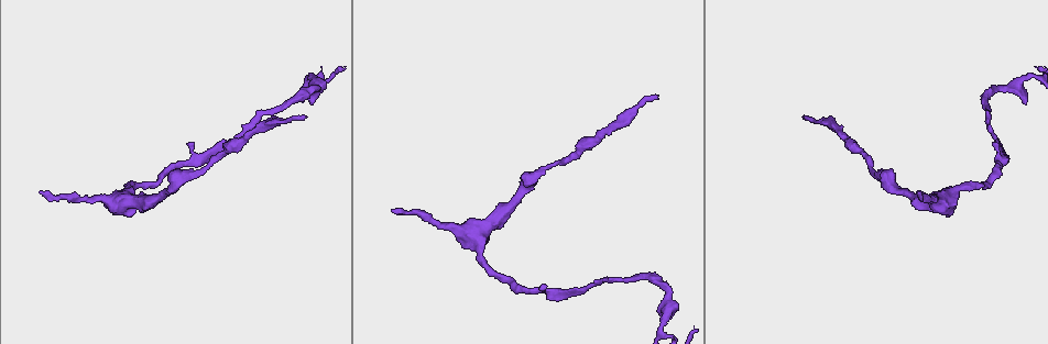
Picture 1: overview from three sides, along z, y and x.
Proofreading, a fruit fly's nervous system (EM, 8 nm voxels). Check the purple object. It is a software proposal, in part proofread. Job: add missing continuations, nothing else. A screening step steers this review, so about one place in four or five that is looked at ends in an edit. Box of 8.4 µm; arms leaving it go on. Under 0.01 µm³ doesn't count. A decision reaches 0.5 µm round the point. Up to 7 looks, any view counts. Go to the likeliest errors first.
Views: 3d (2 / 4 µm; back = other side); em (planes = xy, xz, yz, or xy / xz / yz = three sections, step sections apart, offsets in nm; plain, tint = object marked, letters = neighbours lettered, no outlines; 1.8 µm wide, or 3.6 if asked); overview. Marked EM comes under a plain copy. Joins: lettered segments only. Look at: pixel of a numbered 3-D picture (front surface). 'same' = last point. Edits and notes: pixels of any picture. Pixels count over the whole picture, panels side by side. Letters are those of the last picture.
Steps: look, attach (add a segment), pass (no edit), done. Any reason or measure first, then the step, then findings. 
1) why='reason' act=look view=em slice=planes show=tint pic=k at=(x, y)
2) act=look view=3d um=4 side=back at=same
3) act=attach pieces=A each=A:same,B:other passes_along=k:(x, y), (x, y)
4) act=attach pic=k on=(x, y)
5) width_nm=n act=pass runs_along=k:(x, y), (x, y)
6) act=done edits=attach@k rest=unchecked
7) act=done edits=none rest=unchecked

why='an open end' act=look view=3d um=4 side=back pic=1 at=(803, 116)

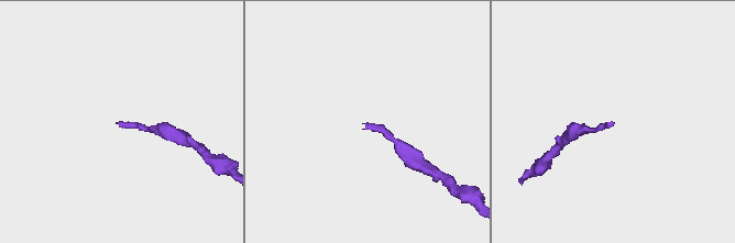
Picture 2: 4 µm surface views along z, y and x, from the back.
why='now the EM' act=look view=em slice=yz step=16 show=tint pic=2 at=(611, 123)

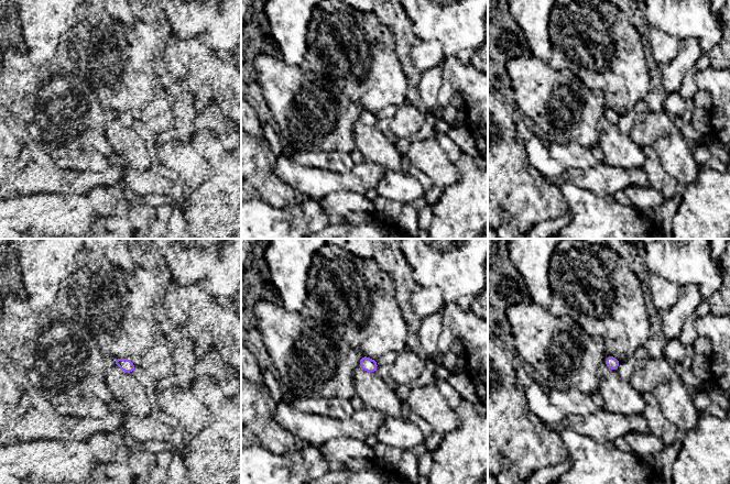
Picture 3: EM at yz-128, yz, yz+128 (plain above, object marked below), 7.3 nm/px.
why='another direction' act=look view=em slice=planes show=letters at=same

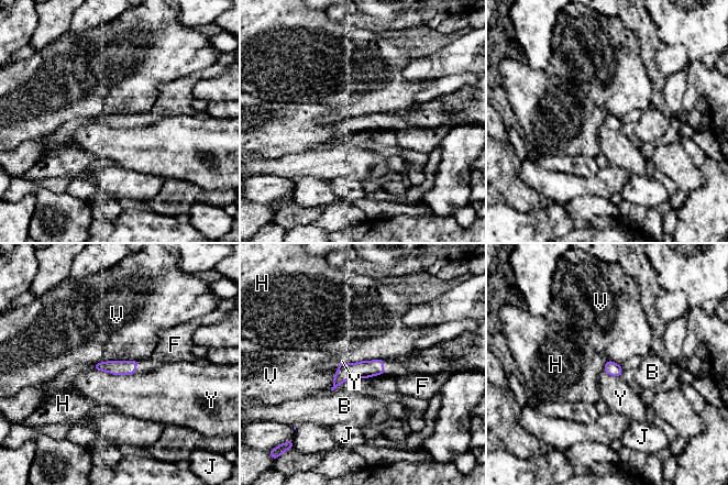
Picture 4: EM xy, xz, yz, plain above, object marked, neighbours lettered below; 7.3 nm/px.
act=attach pieces=F each=B:other,F:same,H:other,J:other,V:other,Y:other passes_along=4:(364, 368), (383, 366), (409, 383) found='it goes on there'

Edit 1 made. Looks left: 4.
why='free end' act=look view=3d um=4 pic=1 at=(393, 211)

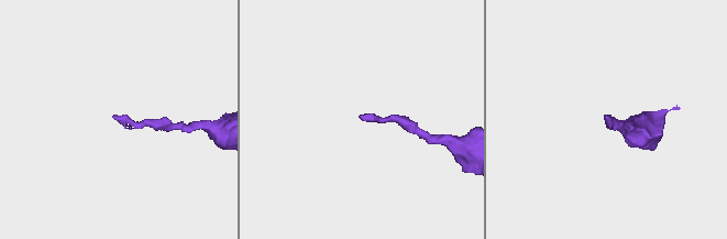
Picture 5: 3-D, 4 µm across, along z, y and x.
act=look view=em slice=xz step=4 show=letters pic=5 at=(608, 115)

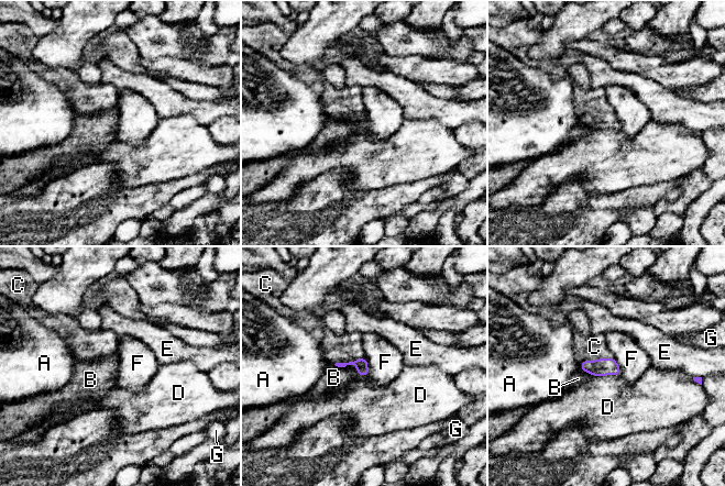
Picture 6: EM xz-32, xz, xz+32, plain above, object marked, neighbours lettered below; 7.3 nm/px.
why='cut it another way' act=look view=em slice=planes show=letters at=same

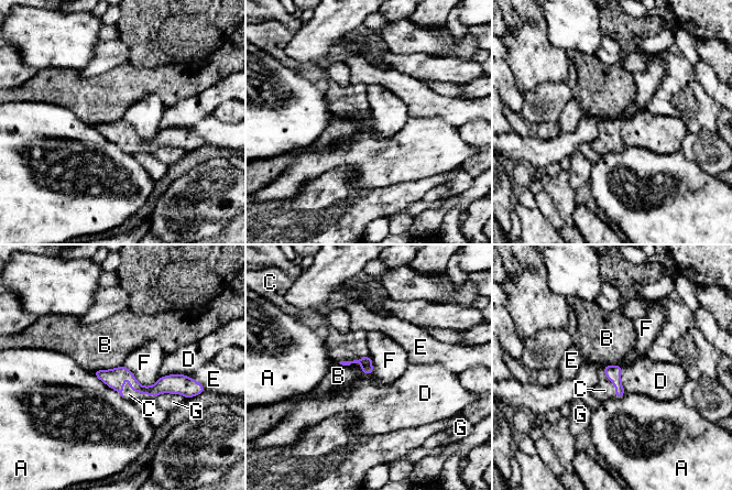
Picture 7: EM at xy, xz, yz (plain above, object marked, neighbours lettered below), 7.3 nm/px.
act=attach pieces=C each=A:other,B:other,C:same,D:other,E:other,F:other,G:other passes_along=7:(115, 378), (130, 387), (129, 394) found='it goes on there'

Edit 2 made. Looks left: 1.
why='free end' act=look view=em slice=yz step=8 show=letters pic=1 at=(1024, 102)

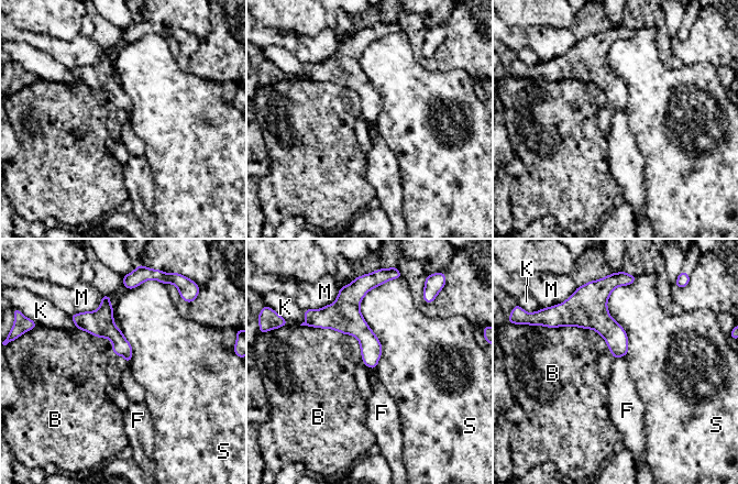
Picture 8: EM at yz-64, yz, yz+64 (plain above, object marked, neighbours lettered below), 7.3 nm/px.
width_nm=130 act=pass each=B:other,F:other,K:other,M:other,S:other border=8:(625, 355), (614, 359) found='none of them fits'

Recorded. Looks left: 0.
act=done edits=attach@4,attach@7 rest=unchecked

